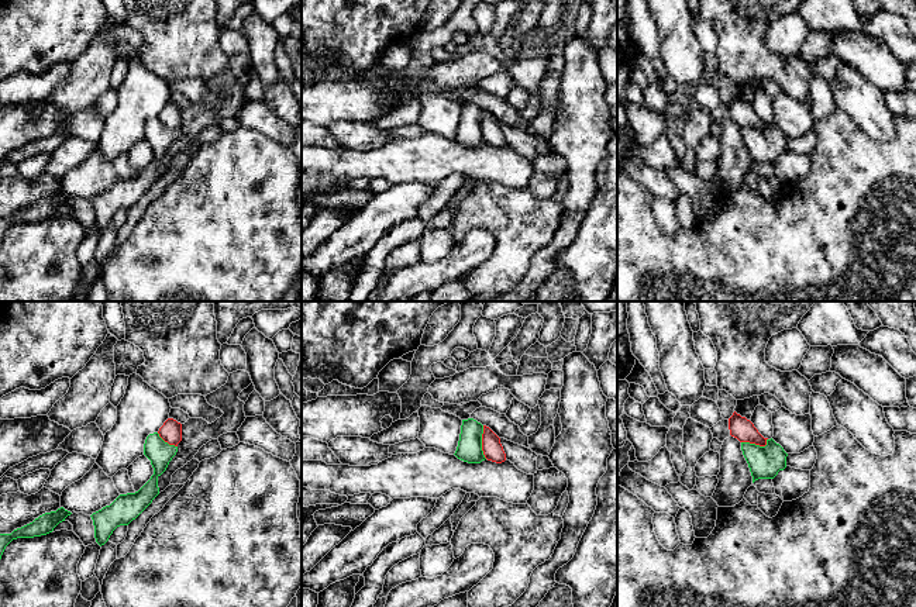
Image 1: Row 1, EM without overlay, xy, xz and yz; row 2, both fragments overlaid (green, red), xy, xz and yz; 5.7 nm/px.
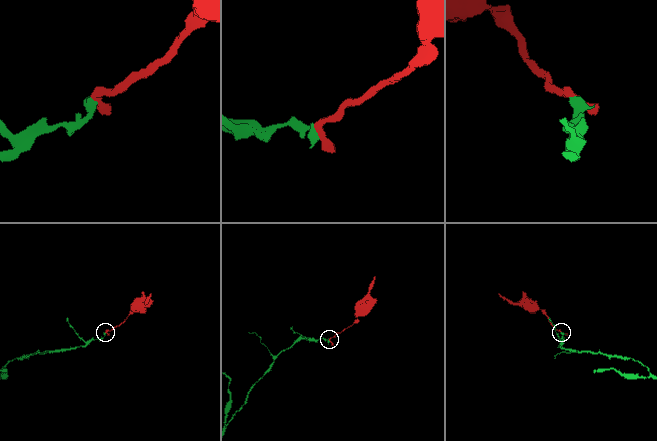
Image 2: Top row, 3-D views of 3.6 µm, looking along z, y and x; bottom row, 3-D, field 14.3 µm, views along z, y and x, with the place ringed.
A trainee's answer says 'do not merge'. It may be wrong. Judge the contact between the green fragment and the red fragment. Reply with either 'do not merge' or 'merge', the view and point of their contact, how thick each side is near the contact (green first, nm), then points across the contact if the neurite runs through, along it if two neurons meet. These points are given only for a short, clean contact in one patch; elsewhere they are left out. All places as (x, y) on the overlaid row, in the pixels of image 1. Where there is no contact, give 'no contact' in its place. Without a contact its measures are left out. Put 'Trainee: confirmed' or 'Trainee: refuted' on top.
Trainee: confirmed
do not merge; contact xz (481, 442); calibres 140 and 120 nm; border xz (482, 426), (482, 454), (486, 458)

